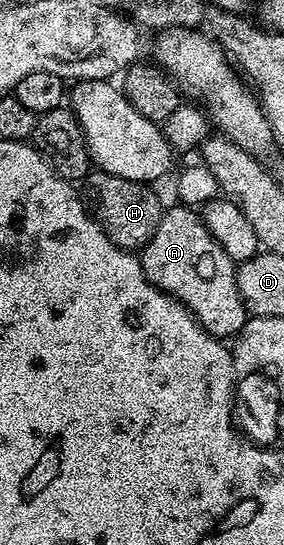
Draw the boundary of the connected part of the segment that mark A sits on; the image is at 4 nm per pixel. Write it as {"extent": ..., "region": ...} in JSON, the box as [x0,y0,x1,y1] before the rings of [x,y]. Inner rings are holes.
{"extent":[140,203,247,339],"region":[[[176,203],[164,210],[159,219],[159,227],[155,227],[155,235],[140,250],[141,266],[152,285],[170,293],[178,301],[182,301],[188,307],[193,318],[205,328],[212,337],[218,339],[232,339],[238,331],[245,326],[247,310],[243,299],[239,295],[237,286],[237,265],[233,258],[227,255],[222,245],[209,234],[205,226],[202,214],[196,208],[184,203]]]}

